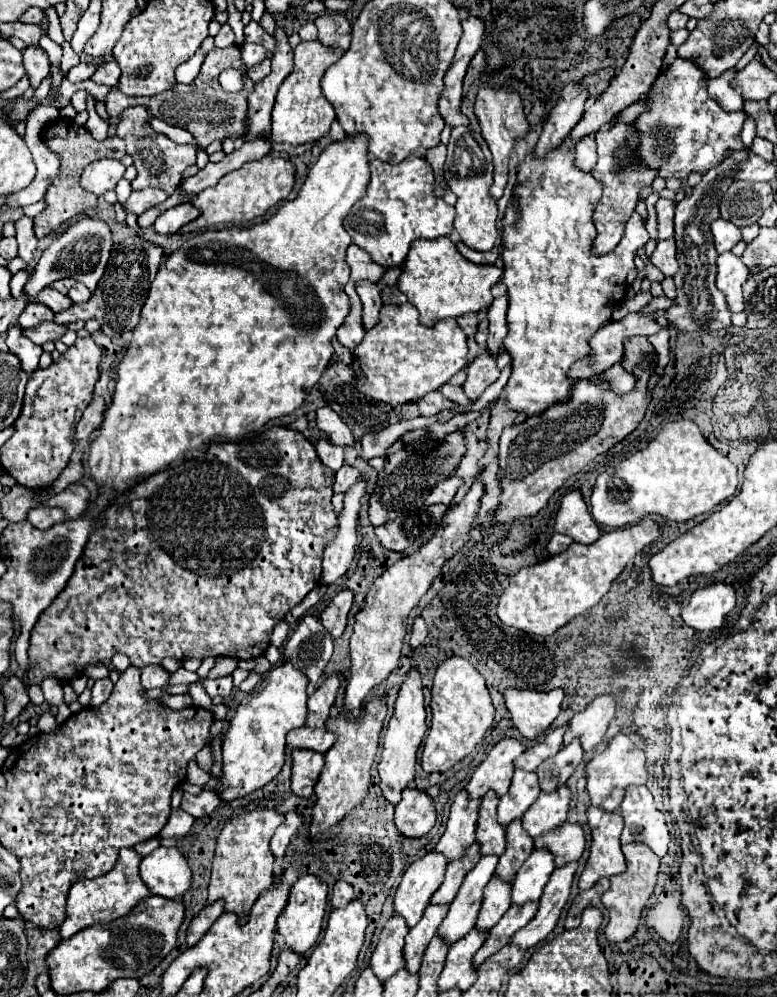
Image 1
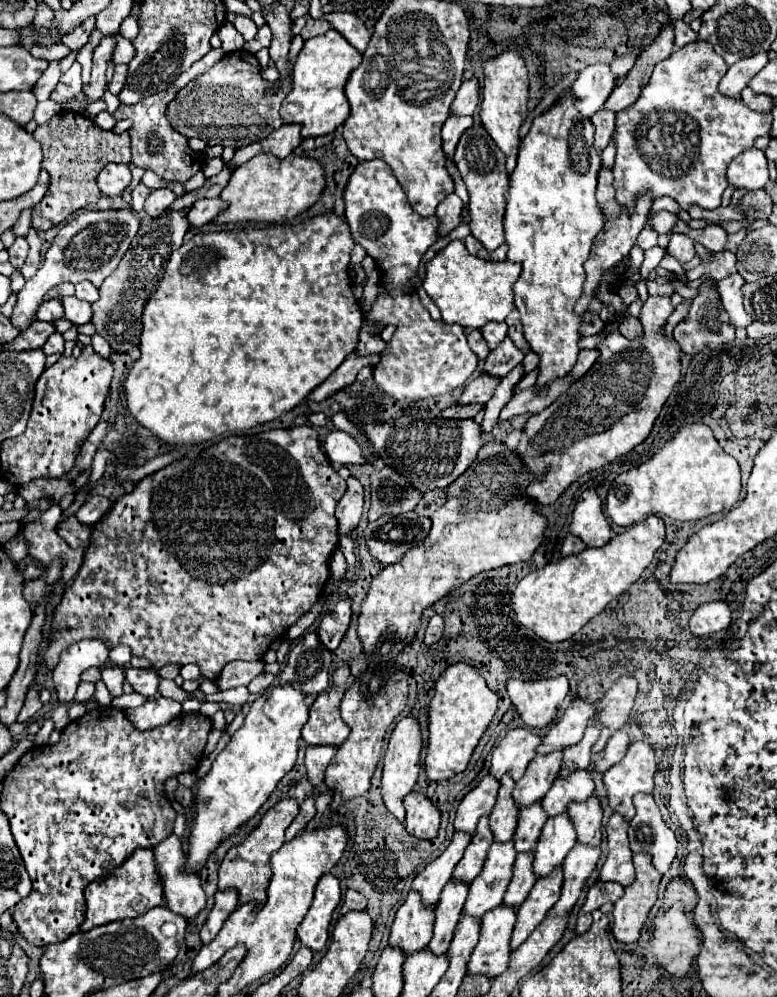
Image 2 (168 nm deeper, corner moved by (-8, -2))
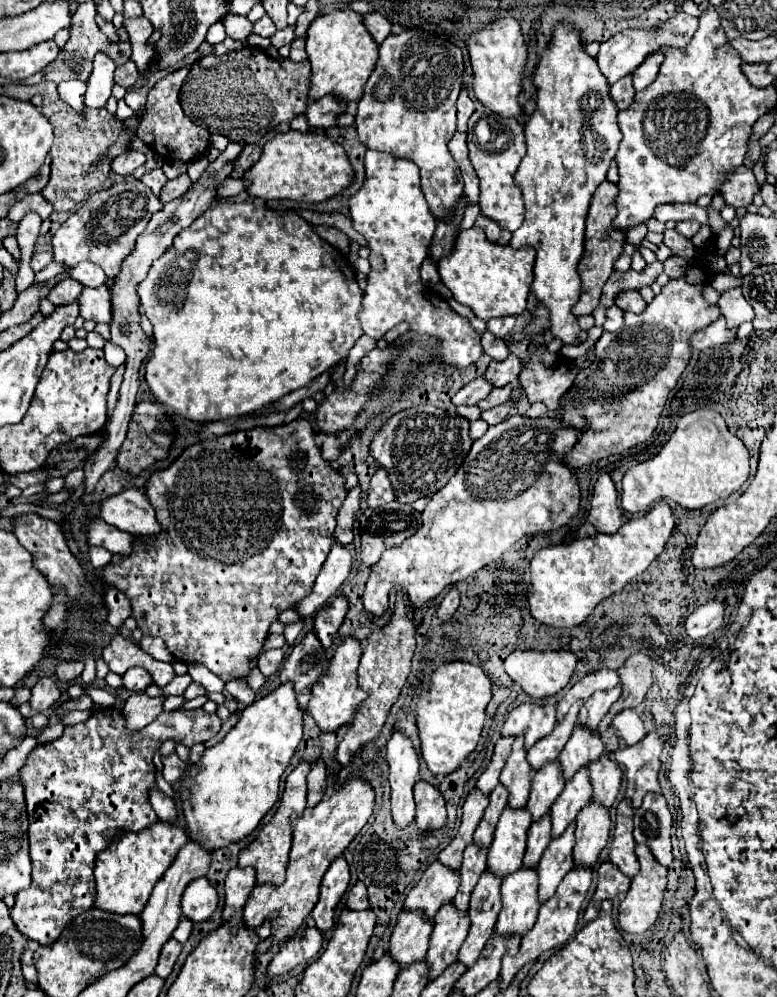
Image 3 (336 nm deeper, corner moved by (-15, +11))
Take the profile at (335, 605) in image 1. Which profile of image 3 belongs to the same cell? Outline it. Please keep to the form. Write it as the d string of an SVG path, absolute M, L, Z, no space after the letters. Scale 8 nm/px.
M344 595L330 599L328 605L316 613L314 633L320 639L320 643L324 645L324 649L328 649L332 645L332 639L334 639L338 627L342 625L346 613L348 613L348 599Z

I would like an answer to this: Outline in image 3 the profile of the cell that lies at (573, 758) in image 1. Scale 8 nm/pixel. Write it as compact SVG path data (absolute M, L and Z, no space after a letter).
M616 685L616 687L608 689L608 691L596 691L596 693L582 705L582 709L580 709L580 713L578 713L578 723L584 723L584 725L588 725L590 729L596 729L598 723L600 723L600 719L608 713L608 709L610 709L612 703L620 697L620 693L622 693L622 687L620 687L620 685Z

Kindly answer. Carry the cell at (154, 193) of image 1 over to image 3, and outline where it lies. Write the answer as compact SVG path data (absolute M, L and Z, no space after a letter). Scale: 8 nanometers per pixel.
M180 175L180 177L172 179L172 181L168 181L164 185L162 193L160 193L160 201L162 203L168 203L168 201L174 201L174 199L182 197L190 189L190 185L192 185L192 181L190 181L188 175Z

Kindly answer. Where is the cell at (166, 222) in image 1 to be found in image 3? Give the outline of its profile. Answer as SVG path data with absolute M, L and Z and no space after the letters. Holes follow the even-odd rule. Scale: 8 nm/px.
M228 177L228 181L224 181L218 189L218 197L232 197L232 195L238 195L242 189L248 189L248 181L246 179L232 179ZM244 181L244 185L242 185Z

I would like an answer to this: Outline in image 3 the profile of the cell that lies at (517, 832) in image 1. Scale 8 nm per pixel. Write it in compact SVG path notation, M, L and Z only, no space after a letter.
M552 761L544 767L540 767L532 779L532 791L528 799L528 811L532 813L532 819L540 819L544 813L550 811L552 803L564 789L564 777L562 767L558 761Z

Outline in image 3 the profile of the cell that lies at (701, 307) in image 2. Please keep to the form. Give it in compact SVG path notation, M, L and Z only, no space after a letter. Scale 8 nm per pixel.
M720 317L718 321L714 321L712 325L708 325L706 329L698 331L692 335L690 339L690 345L698 351L704 351L704 349L712 349L712 347L722 347L722 345L728 345L736 339L736 329L726 329L724 325L724 317Z

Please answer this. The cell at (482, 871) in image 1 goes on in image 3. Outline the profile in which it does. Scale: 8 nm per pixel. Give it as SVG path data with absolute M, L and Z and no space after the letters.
M506 807L496 825L494 841L488 849L488 869L496 877L506 877L522 867L522 857L526 851L526 833L532 823L528 809Z

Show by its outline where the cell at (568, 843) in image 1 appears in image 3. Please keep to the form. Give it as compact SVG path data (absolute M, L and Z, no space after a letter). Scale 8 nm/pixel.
M604 751L600 755L600 759L592 761L592 765L588 765L590 769L590 779L592 779L592 787L594 787L594 801L600 801L602 805L610 807L620 791L620 783L622 783L622 769L608 759L608 753Z

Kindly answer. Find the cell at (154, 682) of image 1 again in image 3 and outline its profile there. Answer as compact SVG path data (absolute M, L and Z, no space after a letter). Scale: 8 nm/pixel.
M130 667L122 675L122 687L128 691L144 691L148 685L152 685L152 677L144 667Z

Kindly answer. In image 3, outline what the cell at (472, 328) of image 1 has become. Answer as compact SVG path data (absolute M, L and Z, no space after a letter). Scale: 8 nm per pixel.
M486 331L486 333L482 335L482 347L484 347L484 353L490 355L494 361L504 361L504 359L508 357L508 347L506 347L506 343L504 343L500 337L492 335L490 331Z

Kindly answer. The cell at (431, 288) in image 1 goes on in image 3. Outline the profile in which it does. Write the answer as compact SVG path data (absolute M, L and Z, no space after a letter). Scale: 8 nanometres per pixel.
M472 227L462 231L454 251L440 261L438 273L454 299L468 305L476 317L484 321L490 321L492 317L516 317L526 311L530 283L534 279L534 257L536 251L532 247L514 249L510 245L496 245L486 239L484 229Z

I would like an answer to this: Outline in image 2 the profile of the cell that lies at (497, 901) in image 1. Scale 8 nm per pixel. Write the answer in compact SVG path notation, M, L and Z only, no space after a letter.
M517 854L515 864L513 864L513 878L511 878L505 898L503 898L505 906L519 908L525 902L525 898L529 896L529 892L535 884L535 878L531 872L531 862L533 862L533 854Z

